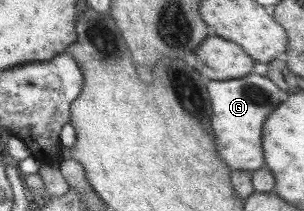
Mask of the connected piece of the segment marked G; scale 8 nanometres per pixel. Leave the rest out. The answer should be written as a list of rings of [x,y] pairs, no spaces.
[[[251,74],[240,79],[228,81],[208,81],[207,90],[212,103],[212,131],[216,133],[215,145],[219,147],[219,157],[232,167],[232,170],[242,169],[254,173],[264,167],[262,155],[264,121],[282,101],[288,100],[288,93],[279,88],[279,84],[267,76]]]

